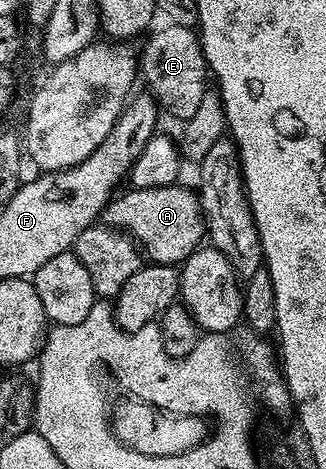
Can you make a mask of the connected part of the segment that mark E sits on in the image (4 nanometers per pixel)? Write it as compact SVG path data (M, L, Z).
M164 24L161 30L155 30L147 35L149 38L144 51L139 51L139 77L148 85L145 86L147 93L156 99L157 107L163 113L165 110L172 118L187 120L194 116L203 94L210 88L210 71L204 59L204 50L193 27Z

